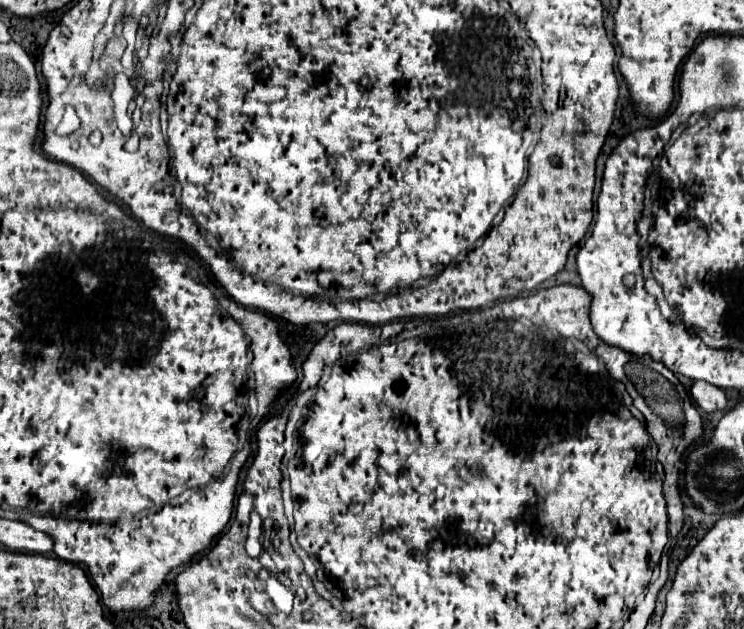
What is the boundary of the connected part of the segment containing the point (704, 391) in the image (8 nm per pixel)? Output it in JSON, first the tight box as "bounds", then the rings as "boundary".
{"bounds":[691,382,727,412],"boundary":[[[693,382],[691,388],[691,396],[697,402],[697,406],[701,406],[701,410],[705,412],[715,412],[715,410],[725,410],[727,408],[727,396],[721,388],[711,386],[707,382]]]}

